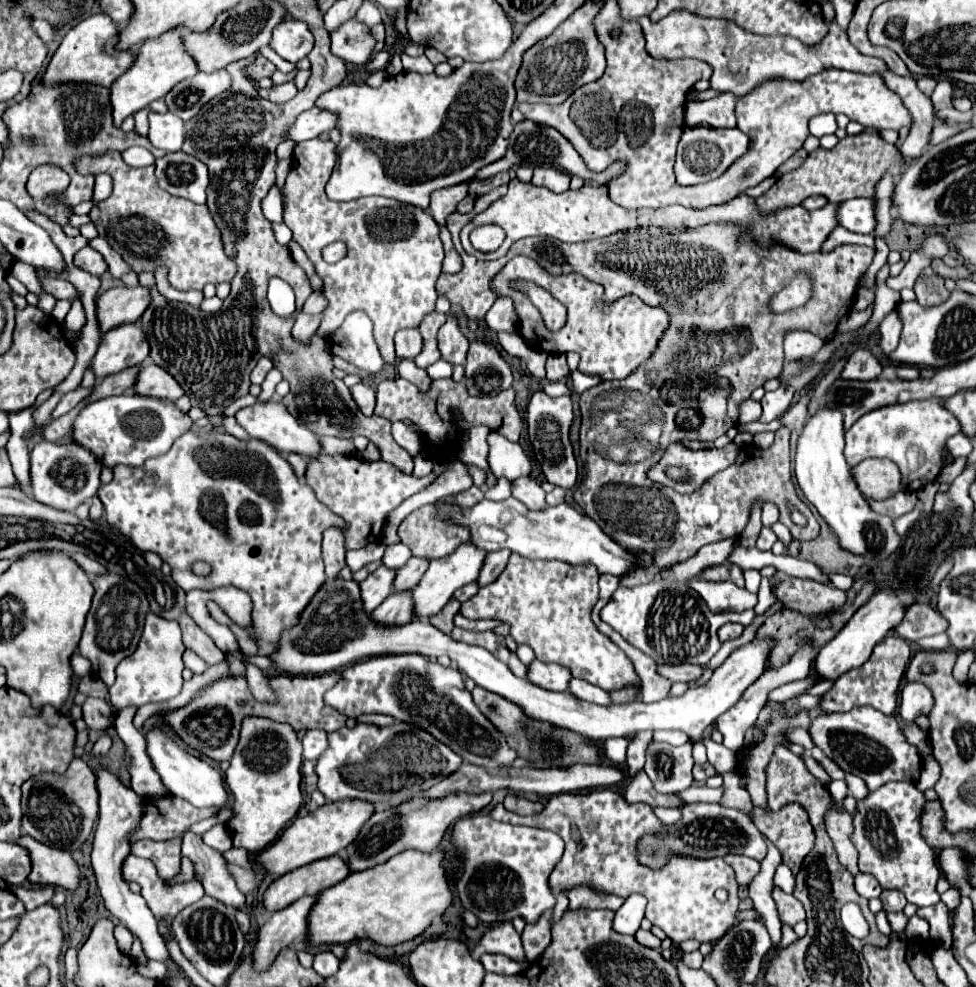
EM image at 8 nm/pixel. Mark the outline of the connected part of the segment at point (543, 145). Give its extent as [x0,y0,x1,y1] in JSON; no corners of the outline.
[476,120,598,182]

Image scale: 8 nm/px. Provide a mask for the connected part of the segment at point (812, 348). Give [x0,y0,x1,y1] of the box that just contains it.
[784,332,824,362]

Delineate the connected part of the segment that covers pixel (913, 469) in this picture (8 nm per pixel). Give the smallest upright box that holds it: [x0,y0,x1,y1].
[844,400,960,490]

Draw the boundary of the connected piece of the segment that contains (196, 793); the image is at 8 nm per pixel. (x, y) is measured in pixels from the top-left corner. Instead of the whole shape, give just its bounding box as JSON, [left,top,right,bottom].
[146,728,228,808]

